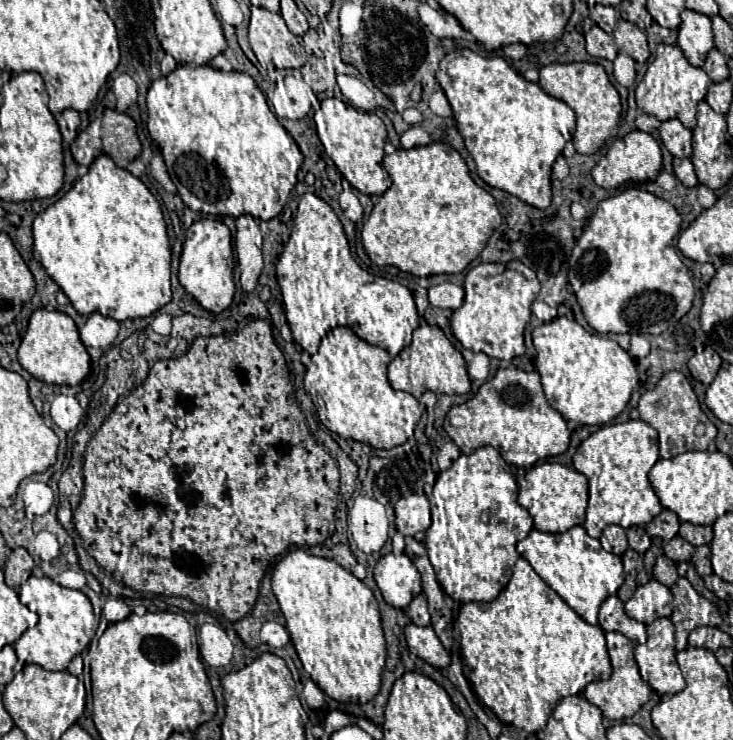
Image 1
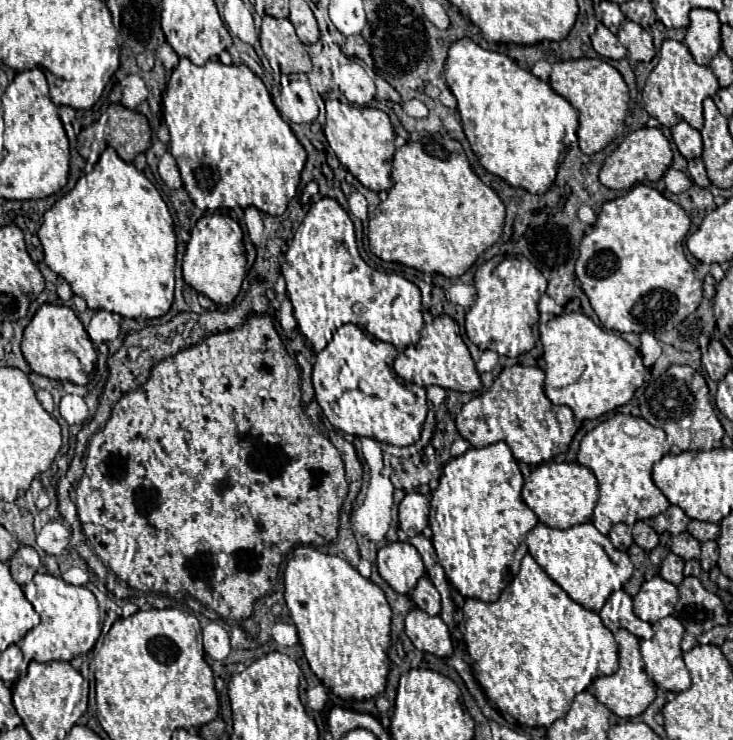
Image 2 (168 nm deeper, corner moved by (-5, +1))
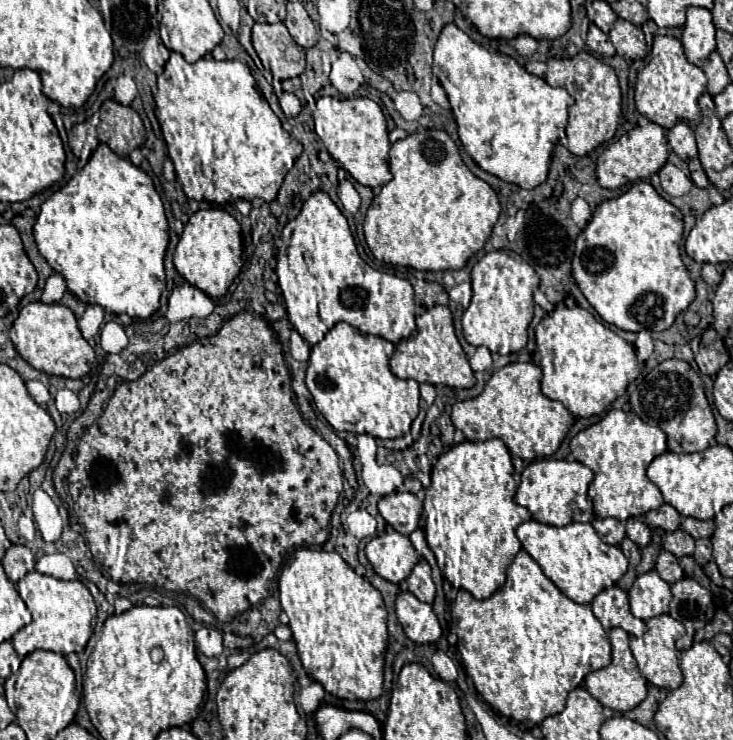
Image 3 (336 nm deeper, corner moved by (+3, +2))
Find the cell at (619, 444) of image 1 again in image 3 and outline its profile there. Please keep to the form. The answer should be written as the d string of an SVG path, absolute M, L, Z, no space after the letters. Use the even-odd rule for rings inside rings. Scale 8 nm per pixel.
M610 410L600 422L578 432L570 448L572 456L594 472L588 496L594 502L594 514L598 518L612 516L626 522L632 516L644 516L664 504L658 486L648 480L646 468L656 456L666 452L666 434L640 420L634 412Z

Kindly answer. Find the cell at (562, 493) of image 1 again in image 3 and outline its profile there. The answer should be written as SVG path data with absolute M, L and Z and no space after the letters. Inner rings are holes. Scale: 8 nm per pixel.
M536 460L522 472L522 482L516 492L516 502L530 510L532 518L550 526L566 526L570 522L592 522L594 510L588 496L588 486L594 472L576 460Z

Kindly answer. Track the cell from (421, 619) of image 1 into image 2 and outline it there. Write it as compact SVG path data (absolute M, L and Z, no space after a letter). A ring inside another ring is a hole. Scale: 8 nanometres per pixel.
M426 575L418 581L418 585L416 585L416 589L412 591L410 597L412 597L414 605L418 609L422 609L424 613L428 613L428 615L438 615L440 613L440 595Z

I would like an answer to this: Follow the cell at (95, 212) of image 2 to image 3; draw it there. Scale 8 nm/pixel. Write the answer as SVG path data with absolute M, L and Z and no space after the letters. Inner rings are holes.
M100 144L88 164L42 204L34 224L34 238L46 262L66 278L68 290L84 304L98 304L106 312L128 314L130 318L142 320L160 308L160 296L166 288L164 254L168 248L168 222L162 198L144 170L134 166L128 158L114 154L106 144Z

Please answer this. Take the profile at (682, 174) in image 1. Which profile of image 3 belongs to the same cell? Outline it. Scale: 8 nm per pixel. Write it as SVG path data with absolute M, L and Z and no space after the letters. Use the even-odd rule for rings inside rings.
M698 158L690 160L690 178L692 178L692 182L698 188L708 188L708 184L710 184L708 176L706 176L706 172L704 172L704 168L702 168L702 164L700 164Z

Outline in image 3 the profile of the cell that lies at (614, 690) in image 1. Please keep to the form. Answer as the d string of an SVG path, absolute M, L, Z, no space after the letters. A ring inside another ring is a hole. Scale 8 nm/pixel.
M622 628L610 630L610 642L612 642L612 662L610 662L610 666L594 670L584 678L586 690L602 706L608 706L608 708L612 708L616 712L626 712L626 710L636 708L646 698L646 690L648 690L648 682L646 682L646 678L642 678L642 674L640 674L640 670L638 670L638 666L634 662L628 640L630 640L630 636Z

